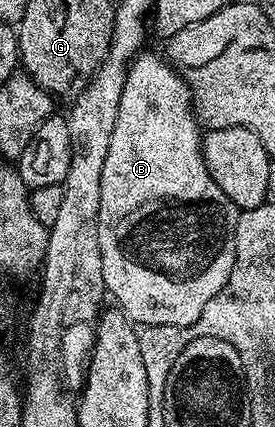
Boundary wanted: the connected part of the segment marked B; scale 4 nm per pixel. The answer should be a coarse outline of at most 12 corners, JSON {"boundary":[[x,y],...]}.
{"boundary":[[172,63],[128,66],[98,246],[133,323],[222,292],[240,210]]}

